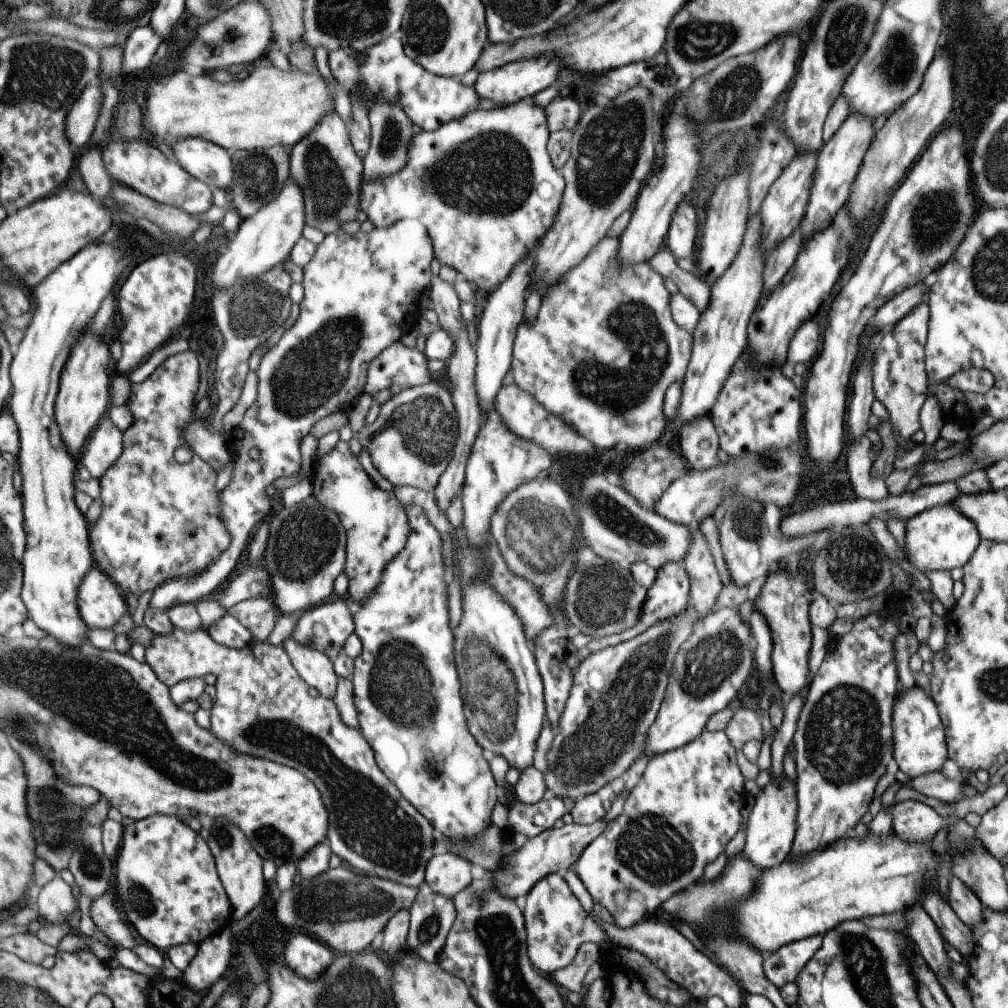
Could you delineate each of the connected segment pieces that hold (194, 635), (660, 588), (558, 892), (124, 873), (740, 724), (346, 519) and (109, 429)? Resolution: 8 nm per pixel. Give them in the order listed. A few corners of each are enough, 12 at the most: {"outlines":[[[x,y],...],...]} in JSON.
{"outlines":[[[271,597],[154,634],[168,687],[214,674],[212,733],[322,791],[334,854],[419,889],[434,824],[269,642]],[[665,562],[622,633],[595,638],[590,653],[632,640],[651,624],[679,616],[688,605],[689,582],[680,563]],[[559,873],[526,892],[528,959],[545,976],[604,928]],[[178,815],[127,822],[125,918],[167,952],[234,923],[214,851]],[[740,706],[722,731],[734,750],[763,741],[758,712]],[[346,441],[314,464],[318,501],[346,528],[359,605],[406,549],[407,508]],[[107,416],[80,461],[96,479],[123,452],[124,431]]]}

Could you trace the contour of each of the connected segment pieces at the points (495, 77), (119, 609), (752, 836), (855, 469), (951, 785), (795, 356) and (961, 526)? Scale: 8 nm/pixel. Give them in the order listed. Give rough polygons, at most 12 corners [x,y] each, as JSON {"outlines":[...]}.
{"outlines":[[[545,57],[479,73],[478,98],[511,105],[554,86],[563,66]],[[98,566],[83,577],[78,609],[89,629],[127,614],[121,587]],[[769,779],[747,816],[742,851],[763,870],[787,858],[794,782]],[[869,440],[846,441],[845,468],[857,498],[889,496],[884,480],[871,478]],[[939,771],[910,778],[920,794],[948,803],[963,797],[967,782],[949,780]],[[813,320],[803,322],[789,340],[787,361],[809,362],[820,335]],[[952,504],[906,519],[905,558],[962,568],[981,539]]]}

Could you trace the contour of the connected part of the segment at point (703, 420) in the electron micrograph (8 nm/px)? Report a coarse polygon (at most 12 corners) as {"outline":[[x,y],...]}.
{"outline":[[708,416],[680,426],[686,468],[717,462],[718,437]]}

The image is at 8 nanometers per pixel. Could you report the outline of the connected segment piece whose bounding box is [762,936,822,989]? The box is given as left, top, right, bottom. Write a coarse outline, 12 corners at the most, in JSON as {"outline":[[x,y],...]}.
{"outline":[[821,936],[763,955],[764,975],[779,989],[796,979]]}

